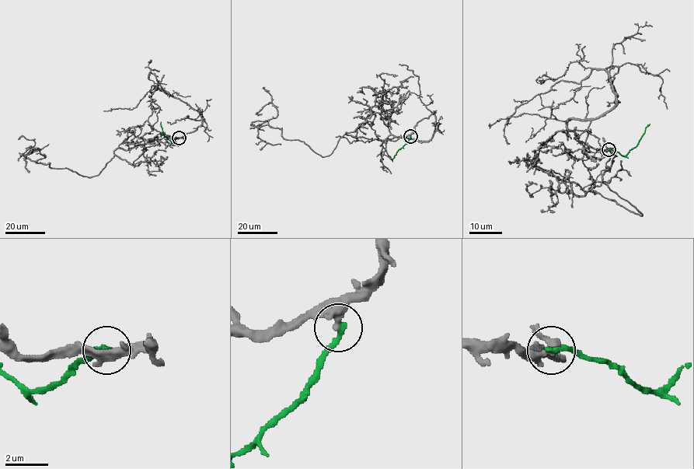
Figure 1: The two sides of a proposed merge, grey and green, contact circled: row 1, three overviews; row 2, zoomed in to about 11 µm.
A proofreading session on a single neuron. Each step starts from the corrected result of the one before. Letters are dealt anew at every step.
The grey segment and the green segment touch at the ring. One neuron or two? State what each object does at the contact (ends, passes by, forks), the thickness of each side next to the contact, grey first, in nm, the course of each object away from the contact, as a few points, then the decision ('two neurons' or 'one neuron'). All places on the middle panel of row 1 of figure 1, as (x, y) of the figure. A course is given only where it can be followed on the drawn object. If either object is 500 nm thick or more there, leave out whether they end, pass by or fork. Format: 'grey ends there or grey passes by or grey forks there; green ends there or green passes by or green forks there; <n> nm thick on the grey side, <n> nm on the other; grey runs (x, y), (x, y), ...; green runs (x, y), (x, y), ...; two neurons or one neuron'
grey ends there; green ends there; 360 nm thick on the grey side, 280 nm on the other; grey runs (410, 137), (346, 132), (322, 156), (268, 124), (277, 113), (270, 102), (261, 115); green runs (410, 137), (395, 152), (392, 161); two neurons

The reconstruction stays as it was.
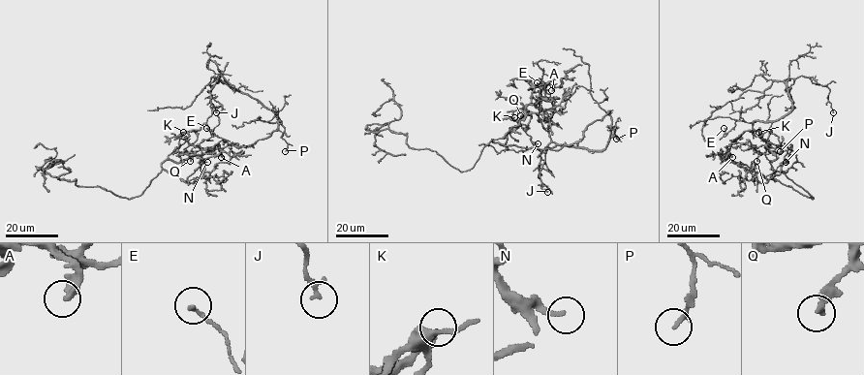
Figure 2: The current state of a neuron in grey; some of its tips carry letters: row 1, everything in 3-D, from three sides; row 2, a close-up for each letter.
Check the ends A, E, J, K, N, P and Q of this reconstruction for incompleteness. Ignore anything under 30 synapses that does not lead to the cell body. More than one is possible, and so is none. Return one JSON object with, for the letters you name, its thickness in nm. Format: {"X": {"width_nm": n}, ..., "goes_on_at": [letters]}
{"goes_on_at": []}

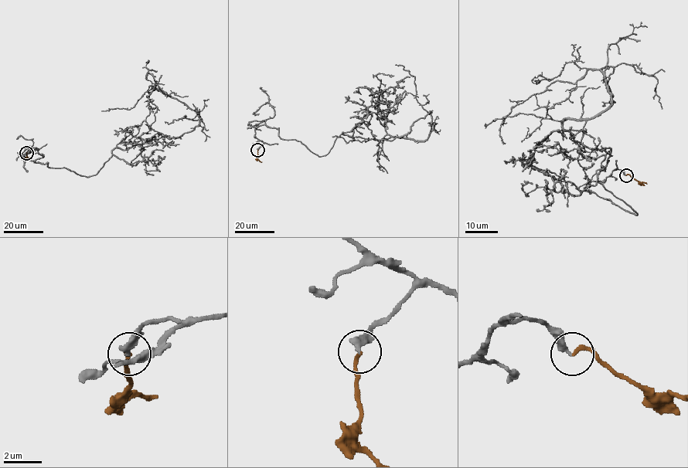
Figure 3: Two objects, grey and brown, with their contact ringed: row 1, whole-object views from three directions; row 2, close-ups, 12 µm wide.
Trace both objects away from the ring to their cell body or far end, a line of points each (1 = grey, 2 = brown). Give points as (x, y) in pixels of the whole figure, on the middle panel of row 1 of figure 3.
1: (258, 150), (260, 125), (319, 156), (430, 111), (426, 140), (378, 118), (376, 75), (393, 76)
2: (258, 150), (257, 158), (261, 162)

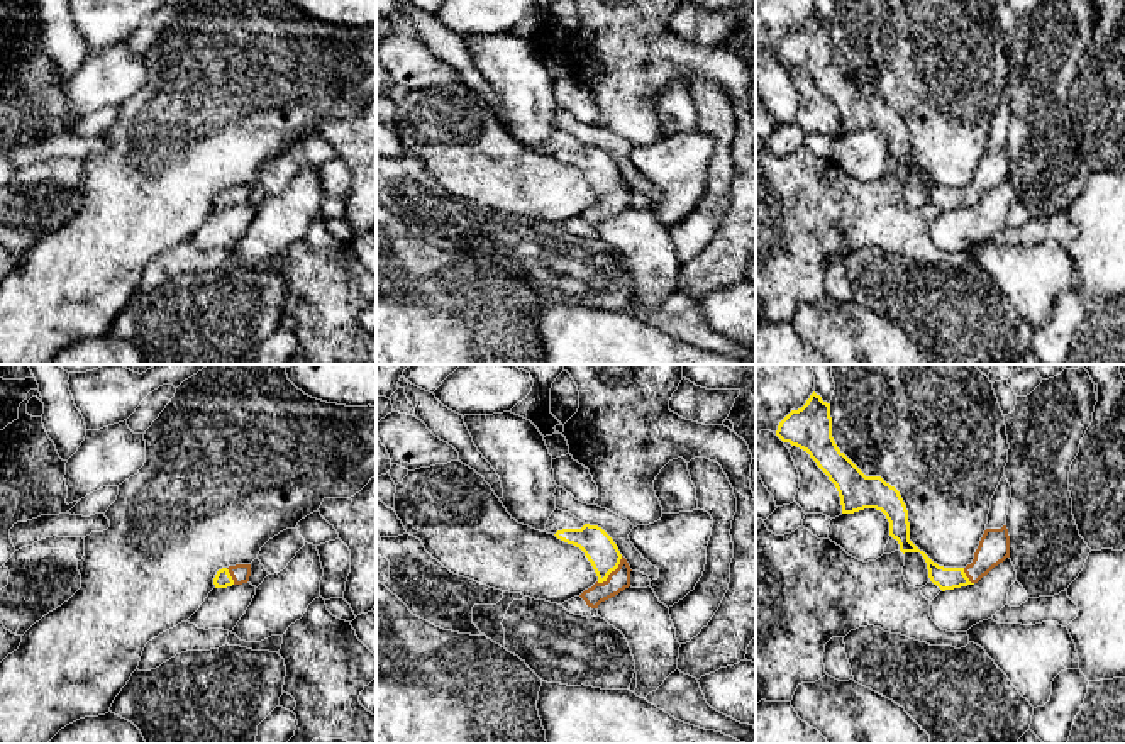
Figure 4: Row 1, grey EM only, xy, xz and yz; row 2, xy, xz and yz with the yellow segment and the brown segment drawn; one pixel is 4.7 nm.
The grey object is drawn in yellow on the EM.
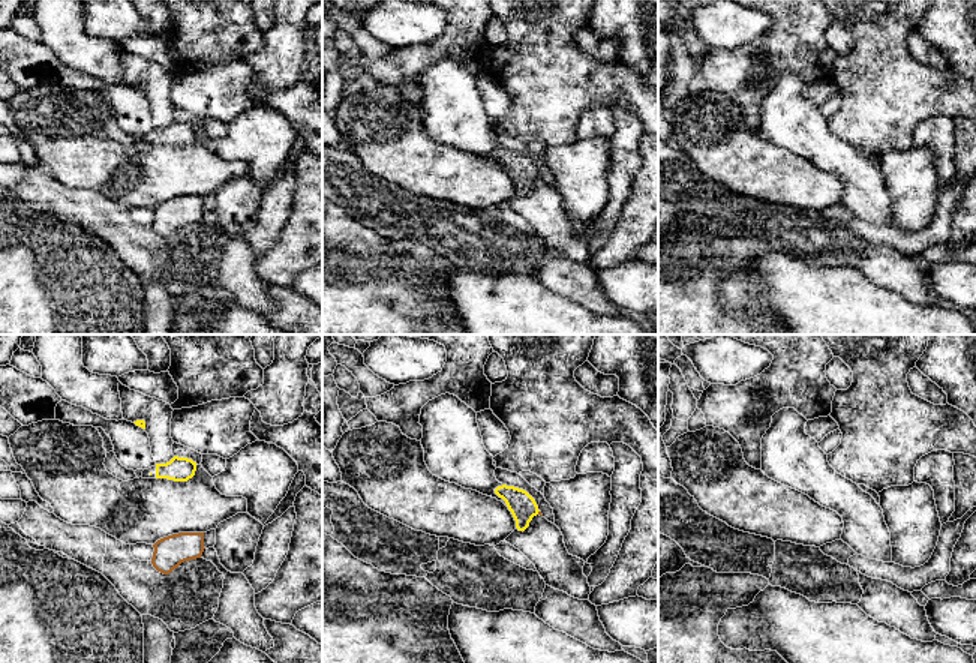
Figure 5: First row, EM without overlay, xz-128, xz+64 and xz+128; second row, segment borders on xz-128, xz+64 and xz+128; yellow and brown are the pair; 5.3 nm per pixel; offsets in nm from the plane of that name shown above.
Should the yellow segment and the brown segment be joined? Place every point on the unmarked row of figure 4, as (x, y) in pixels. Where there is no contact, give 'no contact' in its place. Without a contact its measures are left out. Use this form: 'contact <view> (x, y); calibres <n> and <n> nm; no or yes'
contact xz (612, 190); calibres 150 and 100 nm; yes

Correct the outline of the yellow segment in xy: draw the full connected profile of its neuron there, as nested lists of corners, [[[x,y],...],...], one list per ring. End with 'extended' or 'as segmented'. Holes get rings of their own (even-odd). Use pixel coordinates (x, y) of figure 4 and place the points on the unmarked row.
[[[236,185],[219,190],[213,198],[213,205],[215,208],[242,205],[249,202],[249,197],[251,197],[251,185]]]; extended

